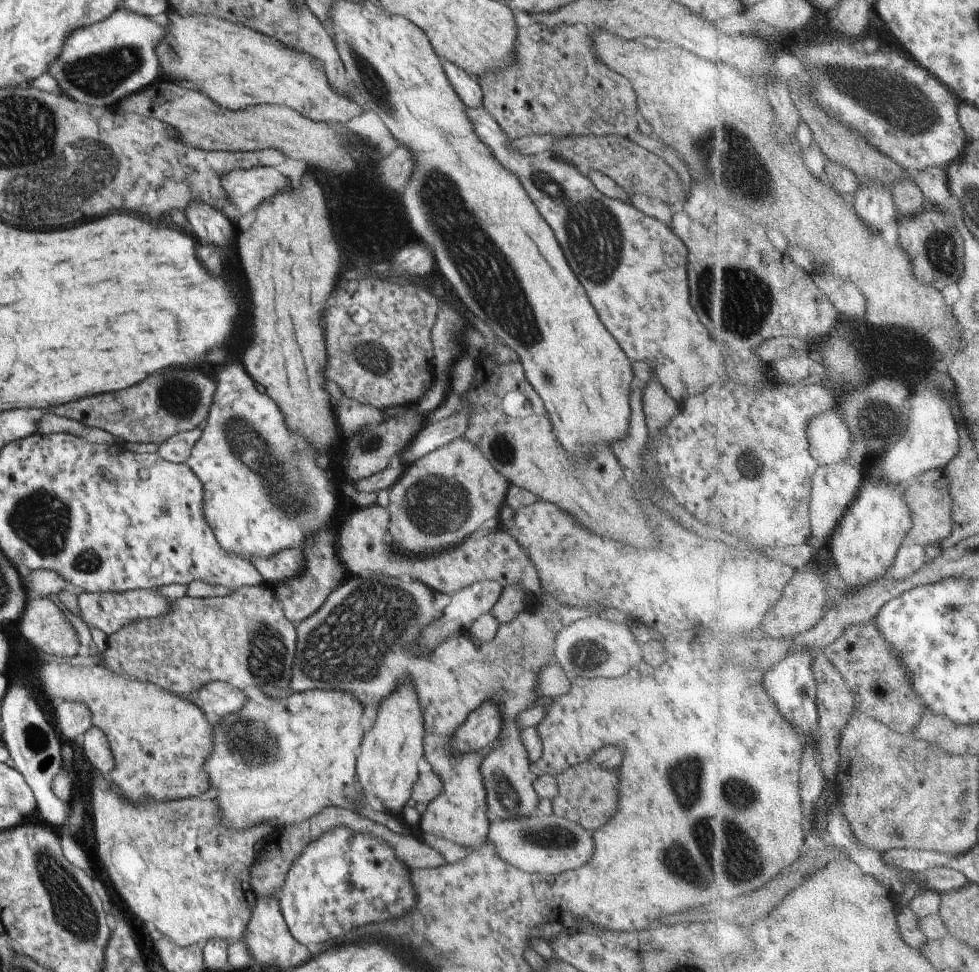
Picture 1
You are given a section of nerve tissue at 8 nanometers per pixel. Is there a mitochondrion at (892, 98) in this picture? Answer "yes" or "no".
yes

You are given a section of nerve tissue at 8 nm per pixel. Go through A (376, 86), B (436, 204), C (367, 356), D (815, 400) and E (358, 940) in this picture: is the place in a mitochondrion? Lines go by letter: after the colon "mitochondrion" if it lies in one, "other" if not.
A: mitochondrion
B: mitochondrion
C: mitochondrion
D: mitochondrion
E: other

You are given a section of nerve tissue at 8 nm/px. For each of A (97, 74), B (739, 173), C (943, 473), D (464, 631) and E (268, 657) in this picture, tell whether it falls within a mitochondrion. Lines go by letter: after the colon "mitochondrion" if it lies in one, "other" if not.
A: mitochondrion
B: mitochondrion
C: other
D: other
E: mitochondrion

